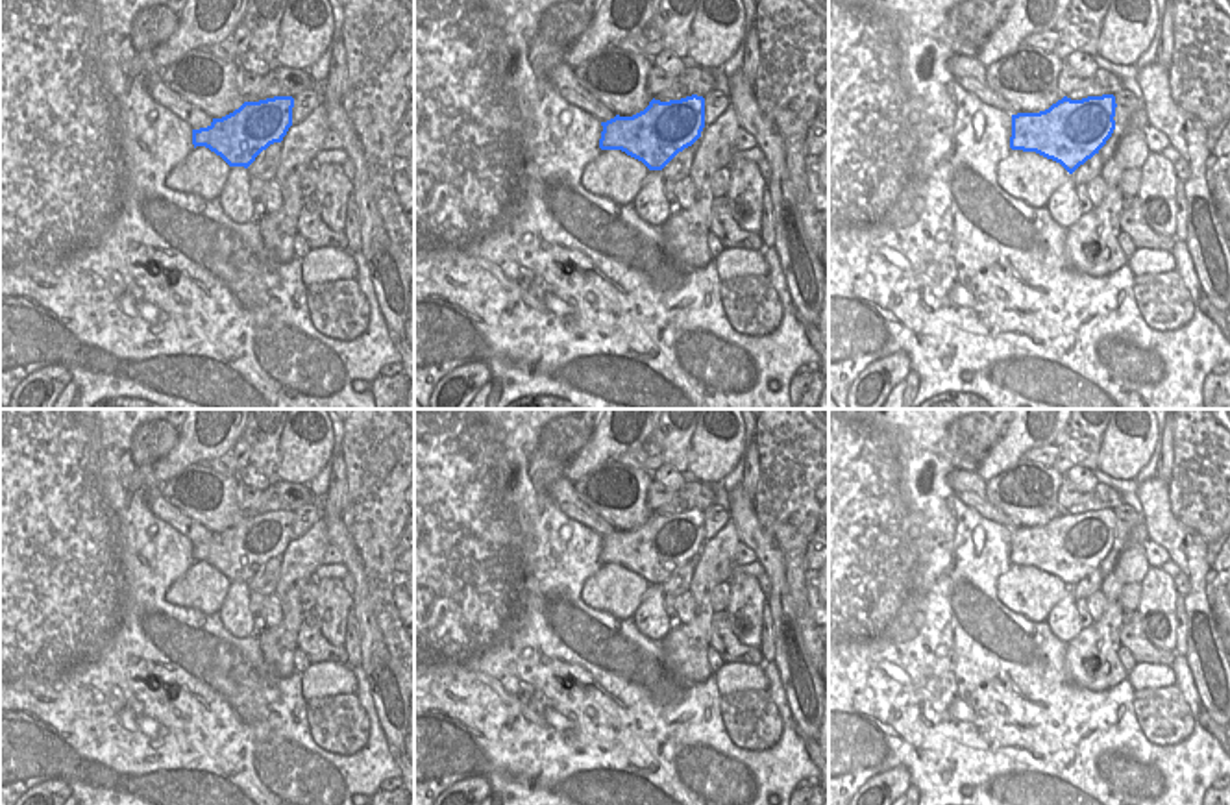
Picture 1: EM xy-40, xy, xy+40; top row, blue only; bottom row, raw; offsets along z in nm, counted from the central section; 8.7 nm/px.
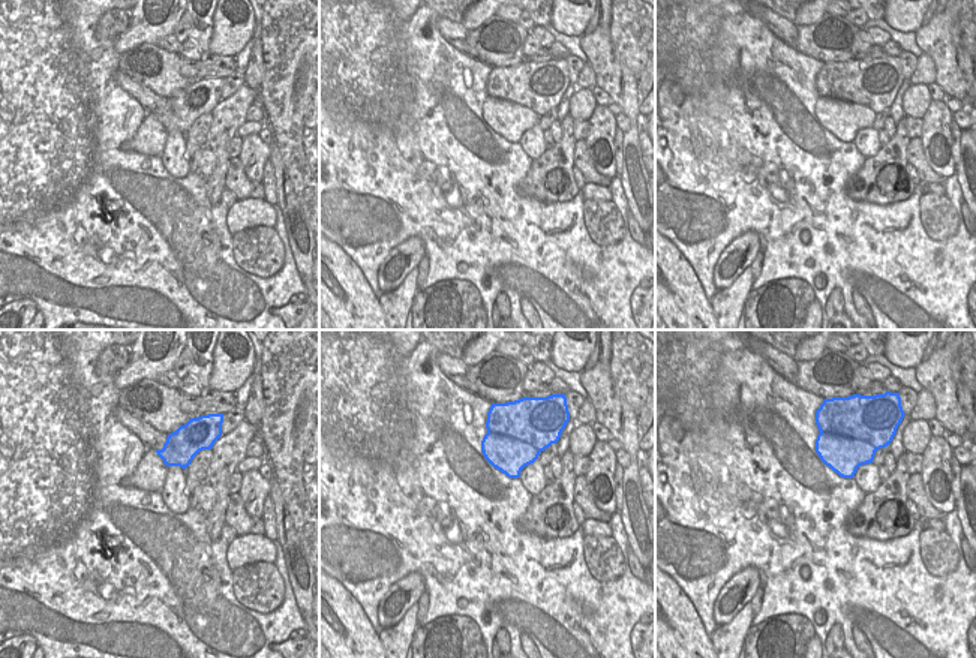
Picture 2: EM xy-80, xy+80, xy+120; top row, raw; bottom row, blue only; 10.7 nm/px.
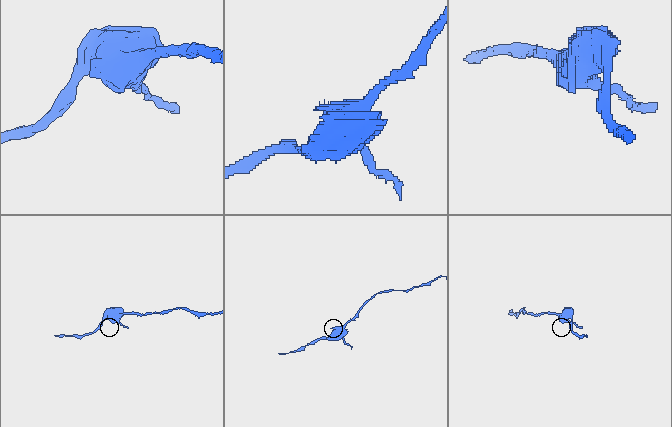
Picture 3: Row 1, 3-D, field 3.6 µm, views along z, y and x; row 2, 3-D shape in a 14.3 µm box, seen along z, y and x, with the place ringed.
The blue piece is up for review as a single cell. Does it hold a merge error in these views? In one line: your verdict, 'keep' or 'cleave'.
cleave

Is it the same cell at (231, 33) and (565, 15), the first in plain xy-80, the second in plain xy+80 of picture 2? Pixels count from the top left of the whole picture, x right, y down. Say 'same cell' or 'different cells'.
same cell

